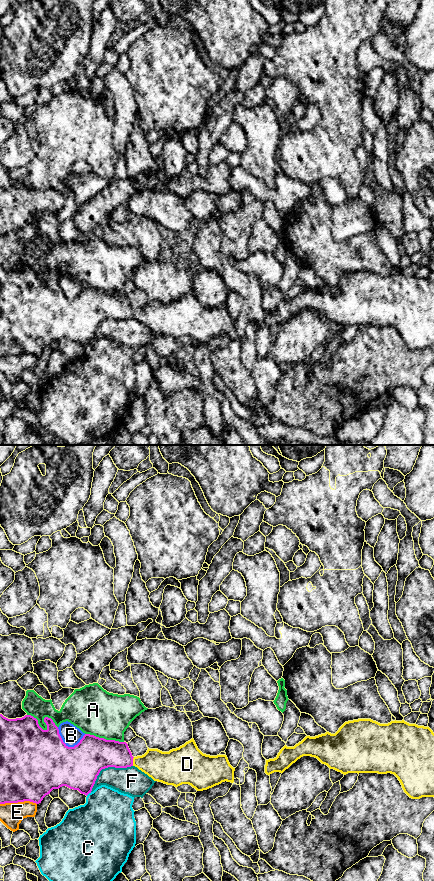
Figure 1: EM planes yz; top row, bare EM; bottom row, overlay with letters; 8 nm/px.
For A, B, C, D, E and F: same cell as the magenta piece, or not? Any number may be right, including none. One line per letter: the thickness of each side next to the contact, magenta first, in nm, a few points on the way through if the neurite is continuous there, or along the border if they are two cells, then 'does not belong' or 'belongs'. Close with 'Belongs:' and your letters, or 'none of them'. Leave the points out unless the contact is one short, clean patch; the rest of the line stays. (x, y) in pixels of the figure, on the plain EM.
A: calibres 440 and 200 nm; does not belong
B: calibres 480 and 160 nm; does not belong
C: calibres 340 and 420 nm; border yz (91, 344), (86, 347); does not belong
D: calibres 240 and 240 nm; way yz (102, 305), (114, 305), (132, 313), (155, 315), (161, 318); belongs
E: calibres 460 and 190 nm; border yz (36, 355), (21, 353), (0, 356); does not belong
F: calibres 340 and 220 nm; does not belong
Belongs: D

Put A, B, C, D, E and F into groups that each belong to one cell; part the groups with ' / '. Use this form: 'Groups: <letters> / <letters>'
Groups: A / B / C / D / E / F

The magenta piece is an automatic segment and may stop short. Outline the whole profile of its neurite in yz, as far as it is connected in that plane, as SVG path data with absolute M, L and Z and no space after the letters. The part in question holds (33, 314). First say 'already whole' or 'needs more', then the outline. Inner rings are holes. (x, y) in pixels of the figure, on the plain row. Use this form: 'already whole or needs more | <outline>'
needs more | M0 266L0 356L24 353L39 356L53 341L59 341L62 338L78 342L81 346L87 348L91 345L100 323L108 319L127 320L135 318L154 333L175 339L182 336L189 336L197 343L207 342L225 333L234 334L235 320L230 317L227 308L203 306L198 301L193 290L179 300L172 301L169 304L148 300L144 307L133 309L126 294L106 292L90 286L85 286L74 299L68 299L63 294L59 286L59 281L53 272L45 269L44 274L47 277L46 282L43 282L39 278L38 272L31 267L8 271Z

